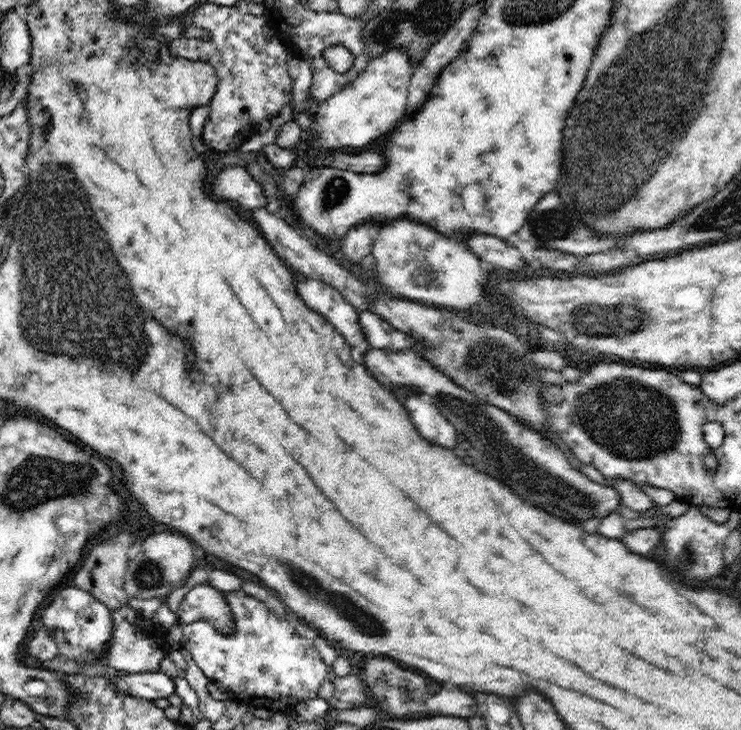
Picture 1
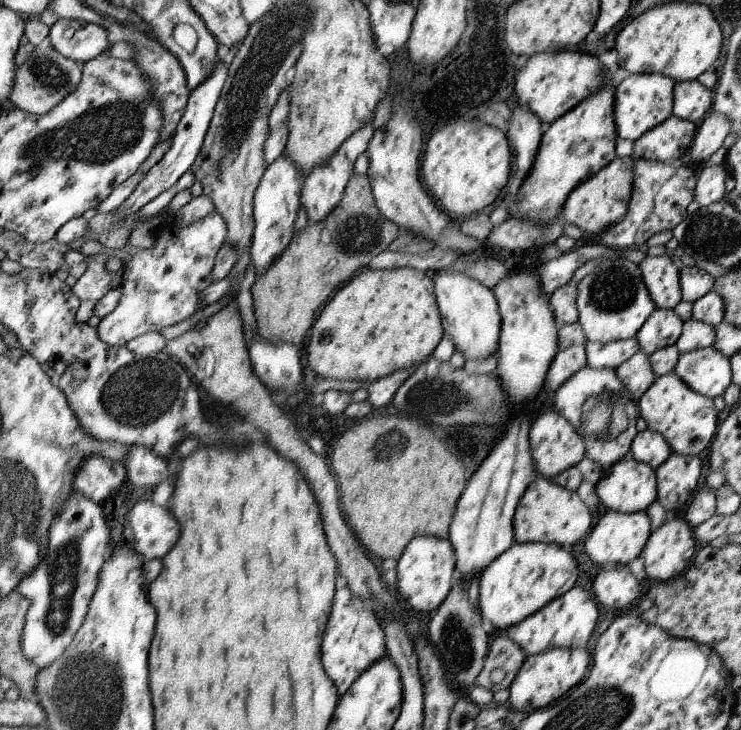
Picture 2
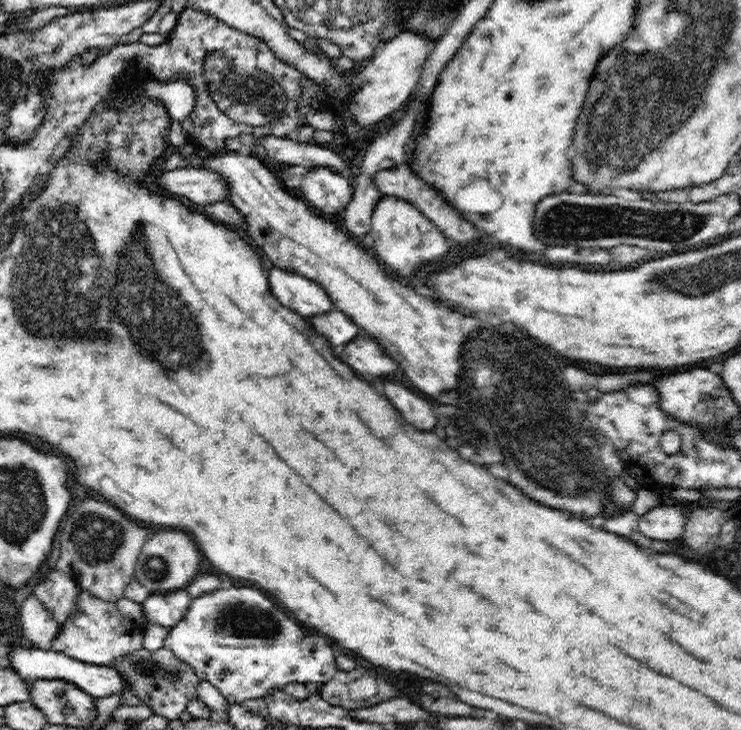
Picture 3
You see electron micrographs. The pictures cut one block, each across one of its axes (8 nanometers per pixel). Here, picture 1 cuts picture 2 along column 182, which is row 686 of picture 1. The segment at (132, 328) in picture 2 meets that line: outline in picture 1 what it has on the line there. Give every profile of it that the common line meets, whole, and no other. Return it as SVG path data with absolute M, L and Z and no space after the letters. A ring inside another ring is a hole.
M236 590L230 592L229 602L230 615L234 615L237 624L234 634L223 637L204 621L185 624L178 648L190 652L199 671L206 677L222 682L232 697L245 703L258 700L282 710L298 701L316 698L322 682L328 678L328 668L314 641L299 636L288 618L276 615L253 595Z

